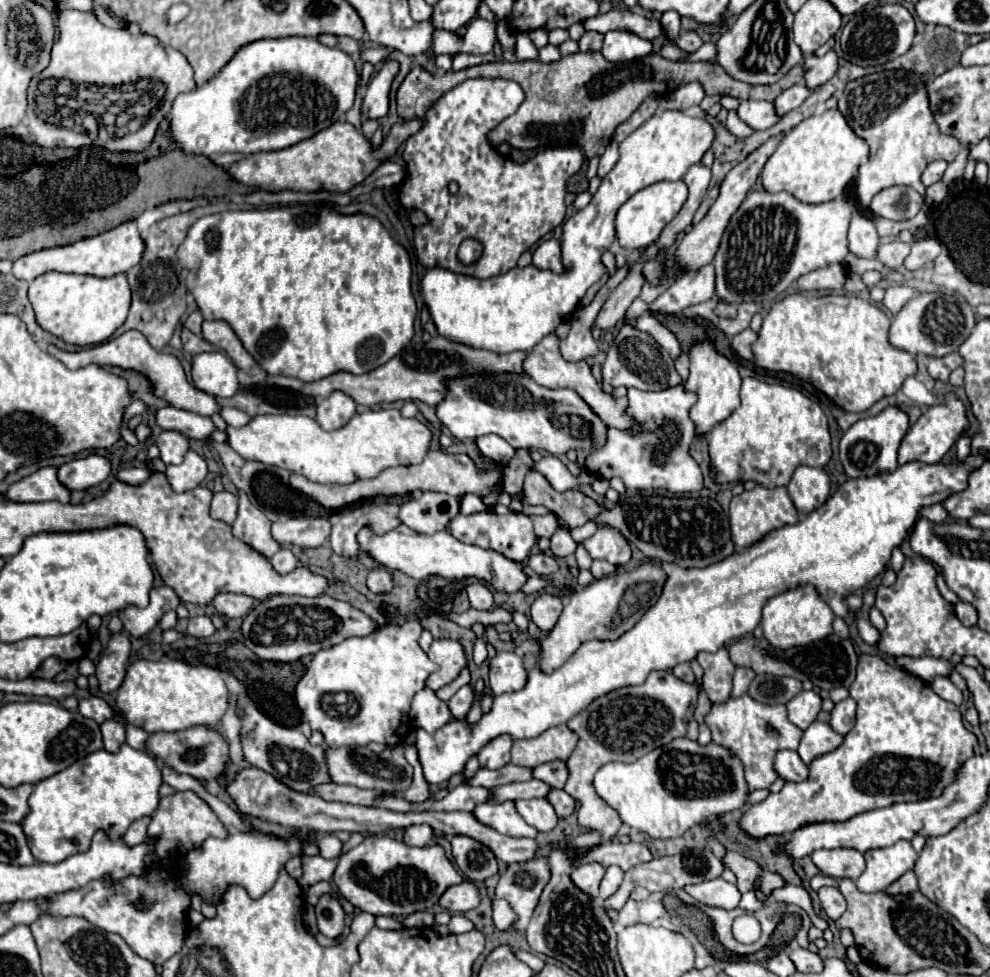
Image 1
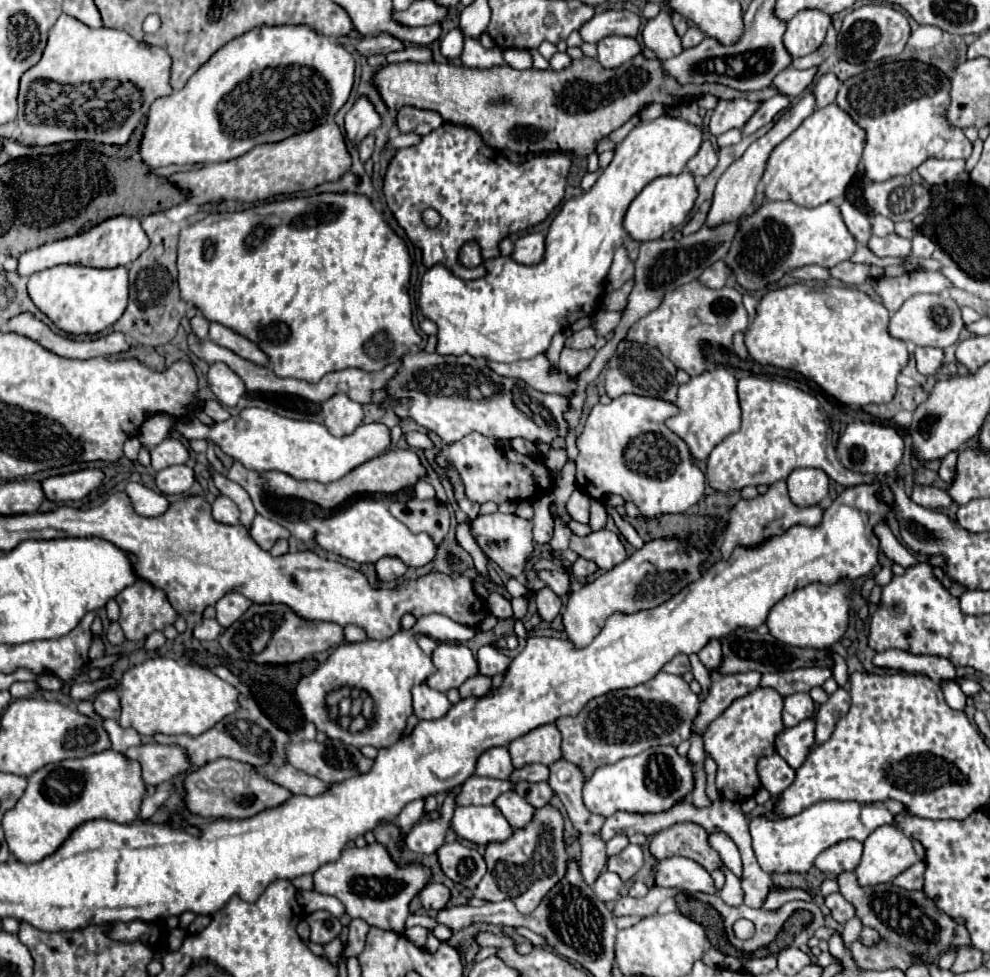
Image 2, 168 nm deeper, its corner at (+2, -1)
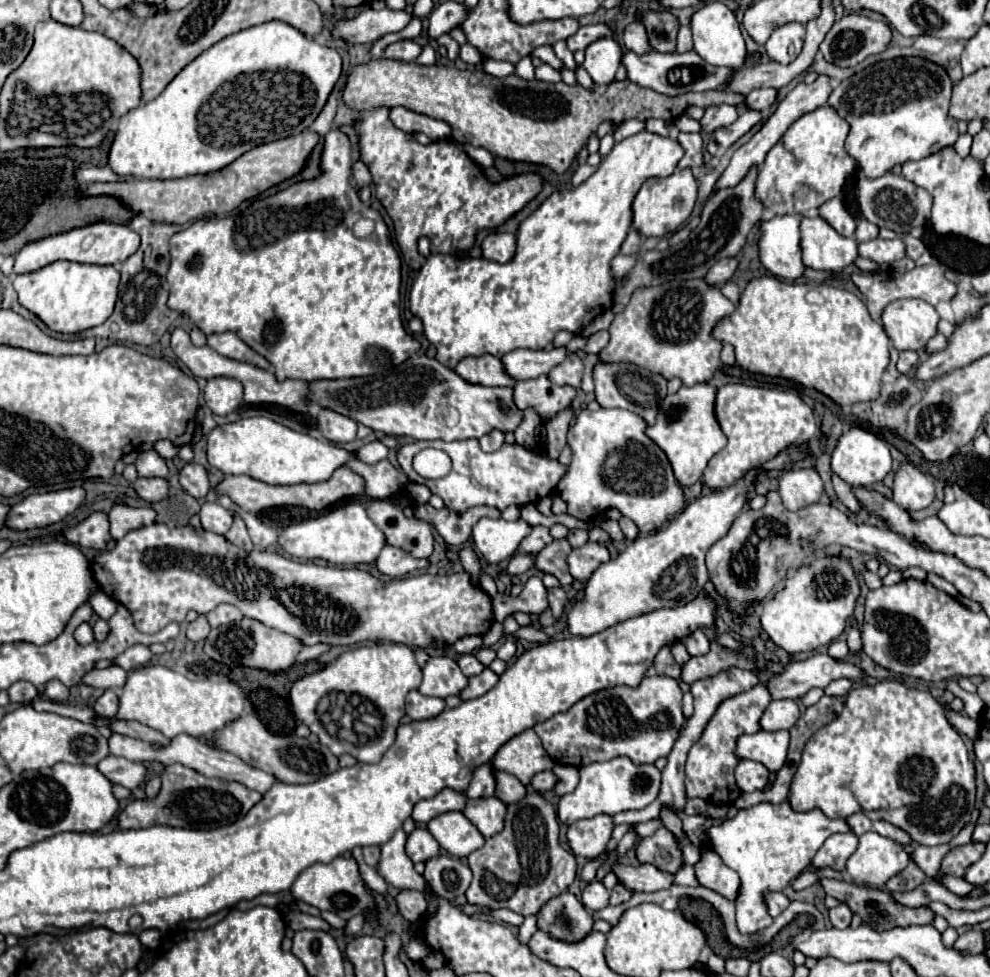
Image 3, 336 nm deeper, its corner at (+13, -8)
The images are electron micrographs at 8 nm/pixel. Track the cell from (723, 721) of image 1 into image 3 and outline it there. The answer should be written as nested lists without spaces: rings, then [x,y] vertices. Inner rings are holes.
[[[755,684],[751,690],[739,692],[731,698],[725,698],[713,718],[707,722],[701,738],[691,746],[687,754],[687,766],[685,766],[685,794],[687,798],[703,798],[705,802],[725,802],[733,804],[737,796],[741,794],[735,784],[735,764],[739,762],[735,752],[735,740],[741,734],[753,734],[759,732],[759,716],[763,714],[763,708],[771,702],[771,694],[767,686]]]

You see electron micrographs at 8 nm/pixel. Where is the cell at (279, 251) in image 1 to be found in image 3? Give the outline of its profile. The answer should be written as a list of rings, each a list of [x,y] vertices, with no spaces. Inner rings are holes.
[[[331,130],[325,138],[323,138],[323,150],[321,150],[321,174],[313,180],[301,180],[297,184],[287,186],[285,190],[275,192],[273,196],[267,198],[255,198],[251,200],[251,204],[245,210],[235,210],[219,220],[211,218],[207,222],[193,222],[187,230],[177,232],[169,246],[171,246],[171,268],[167,272],[167,282],[171,286],[169,292],[169,308],[187,314],[189,320],[193,320],[193,324],[205,332],[205,334],[215,334],[215,332],[235,332],[247,346],[251,346],[255,352],[259,352],[261,356],[265,356],[271,366],[275,368],[275,376],[279,376],[279,380],[285,378],[293,378],[293,380],[331,380],[331,378],[355,378],[355,376],[371,376],[371,374],[379,374],[385,370],[391,370],[399,364],[403,364],[409,356],[413,356],[421,344],[405,332],[403,324],[401,324],[401,308],[399,308],[399,286],[401,286],[401,260],[397,250],[391,244],[391,236],[389,230],[385,226],[385,222],[375,226],[375,232],[367,238],[355,238],[351,228],[353,224],[363,218],[363,210],[365,204],[359,200],[359,192],[351,182],[351,166],[353,166],[353,158],[351,158],[351,142],[349,138],[339,132],[339,130]]]

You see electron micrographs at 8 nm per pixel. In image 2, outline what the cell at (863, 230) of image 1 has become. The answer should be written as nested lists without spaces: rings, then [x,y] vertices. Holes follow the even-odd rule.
[[[842,201],[840,203],[840,211],[842,211],[842,217],[844,217],[844,223],[850,231],[850,235],[860,243],[860,245],[866,245],[872,237],[872,225],[870,225],[870,219],[868,215],[860,213],[852,203],[848,201]]]

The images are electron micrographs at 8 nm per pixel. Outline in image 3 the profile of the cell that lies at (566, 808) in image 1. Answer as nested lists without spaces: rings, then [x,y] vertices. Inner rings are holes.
[[[493,768],[493,776],[495,776],[495,796],[499,800],[503,800],[505,804],[513,804],[515,800],[521,800],[527,794],[527,788],[523,784],[519,784],[519,780],[515,780],[515,776],[495,770],[495,768]]]

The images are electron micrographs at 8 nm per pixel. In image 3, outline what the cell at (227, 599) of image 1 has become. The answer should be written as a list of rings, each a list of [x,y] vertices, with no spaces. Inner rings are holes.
[[[219,604],[215,610],[211,610],[207,614],[207,620],[209,620],[211,628],[217,628],[221,624],[231,624],[231,622],[237,622],[241,618],[243,618],[243,614],[239,612],[239,608],[231,606],[231,604]]]

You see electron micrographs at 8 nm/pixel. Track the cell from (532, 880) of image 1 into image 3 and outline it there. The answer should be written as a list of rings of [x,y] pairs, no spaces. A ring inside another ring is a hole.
[[[533,788],[525,798],[509,804],[505,828],[487,838],[481,850],[467,856],[473,870],[473,882],[467,890],[467,902],[485,908],[509,908],[523,916],[537,914],[543,904],[563,894],[575,880],[575,856],[559,846],[559,822],[555,808]]]

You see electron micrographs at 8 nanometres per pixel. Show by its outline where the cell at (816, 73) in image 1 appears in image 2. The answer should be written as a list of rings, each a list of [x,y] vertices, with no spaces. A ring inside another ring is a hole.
[[[788,67],[774,79],[774,87],[778,87],[778,91],[788,97],[798,97],[812,85],[816,71],[818,67],[810,67],[810,69]]]

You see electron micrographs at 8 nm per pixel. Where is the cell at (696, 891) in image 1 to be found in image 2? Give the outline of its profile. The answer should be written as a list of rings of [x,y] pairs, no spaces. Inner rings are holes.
[[[670,857],[660,861],[660,865],[656,867],[656,885],[676,887],[686,893],[718,893],[710,873],[696,861],[684,857]]]

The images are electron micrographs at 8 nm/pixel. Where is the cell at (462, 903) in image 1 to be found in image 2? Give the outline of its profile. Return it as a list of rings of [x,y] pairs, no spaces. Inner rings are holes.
[[[430,883],[420,893],[420,901],[422,901],[426,911],[444,909],[450,903],[450,889],[446,885],[442,885],[442,883]]]

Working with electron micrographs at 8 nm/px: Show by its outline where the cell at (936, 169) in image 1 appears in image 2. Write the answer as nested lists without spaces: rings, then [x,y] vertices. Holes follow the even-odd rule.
[[[928,159],[918,167],[918,173],[930,183],[940,185],[946,181],[968,181],[968,175],[964,171],[964,161],[946,161],[946,159]]]

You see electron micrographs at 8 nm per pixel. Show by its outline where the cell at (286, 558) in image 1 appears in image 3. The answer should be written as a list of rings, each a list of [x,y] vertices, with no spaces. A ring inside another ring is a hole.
[[[239,512],[239,516],[245,520],[247,532],[249,532],[251,540],[253,540],[253,544],[255,544],[257,548],[265,550],[269,544],[275,544],[275,542],[277,542],[277,532],[275,532],[271,526],[263,524],[261,520],[257,520],[257,518],[255,518],[253,514],[249,514],[249,512]]]

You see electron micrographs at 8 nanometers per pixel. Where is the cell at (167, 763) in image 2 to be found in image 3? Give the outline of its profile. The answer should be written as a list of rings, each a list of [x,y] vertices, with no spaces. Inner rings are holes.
[[[107,756],[97,764],[97,770],[111,782],[125,788],[135,788],[145,780],[145,766],[121,756]]]

